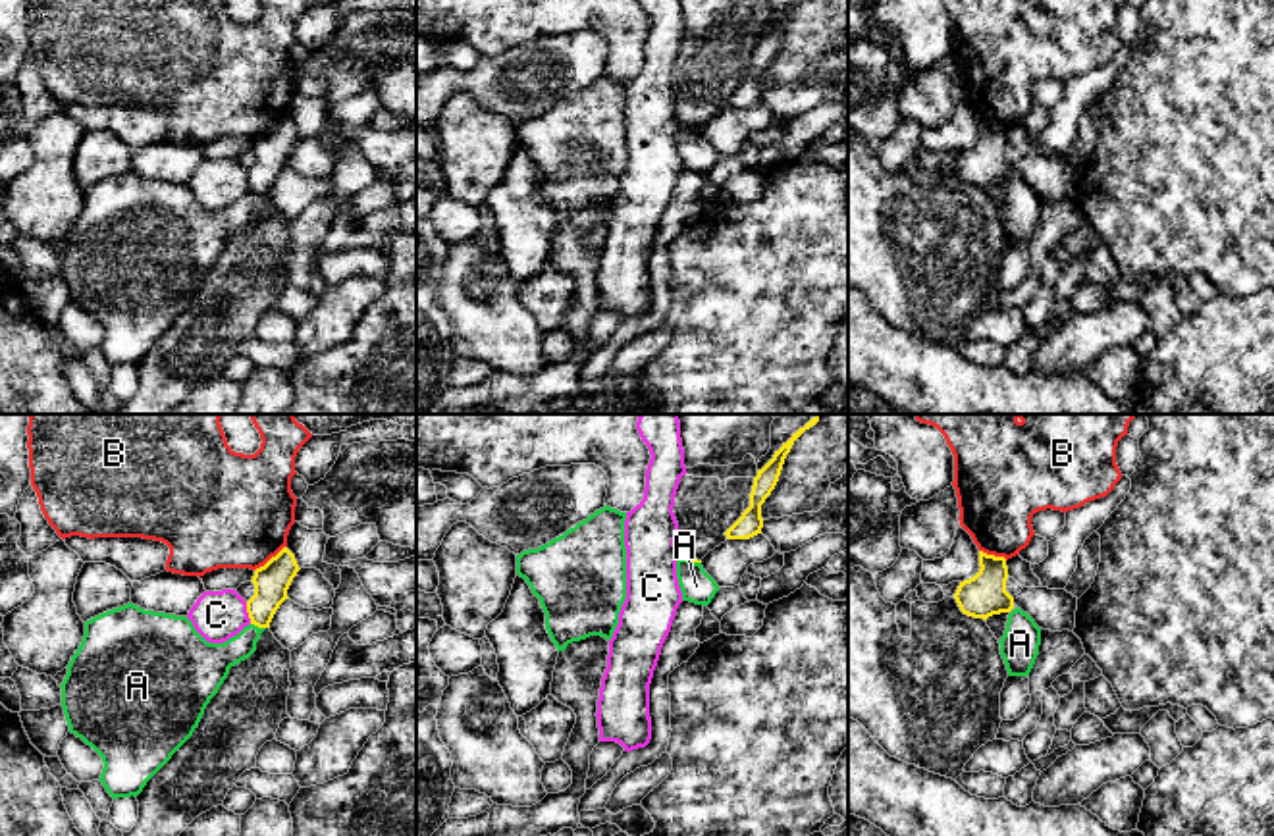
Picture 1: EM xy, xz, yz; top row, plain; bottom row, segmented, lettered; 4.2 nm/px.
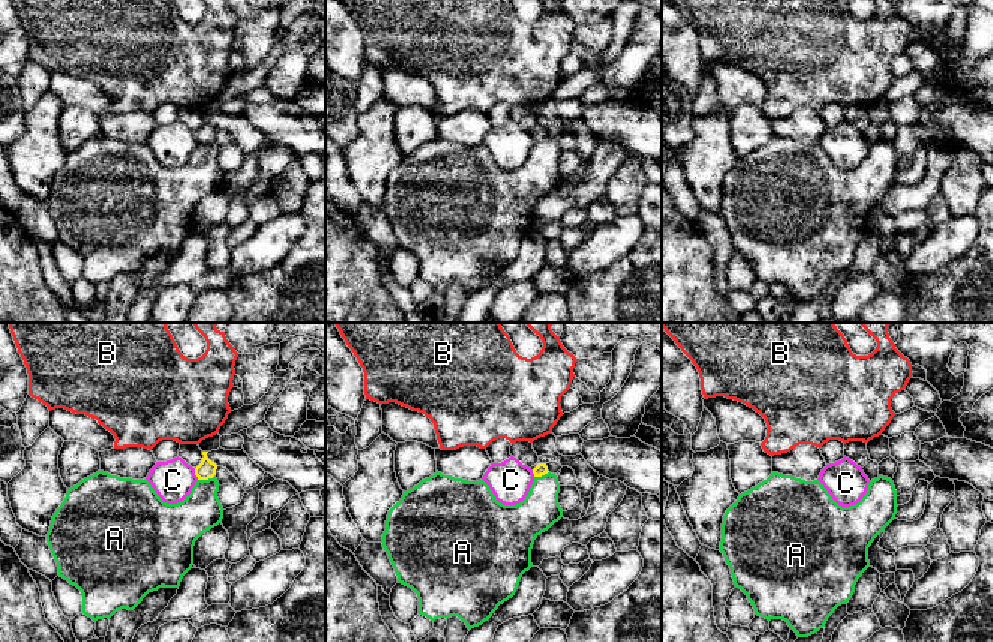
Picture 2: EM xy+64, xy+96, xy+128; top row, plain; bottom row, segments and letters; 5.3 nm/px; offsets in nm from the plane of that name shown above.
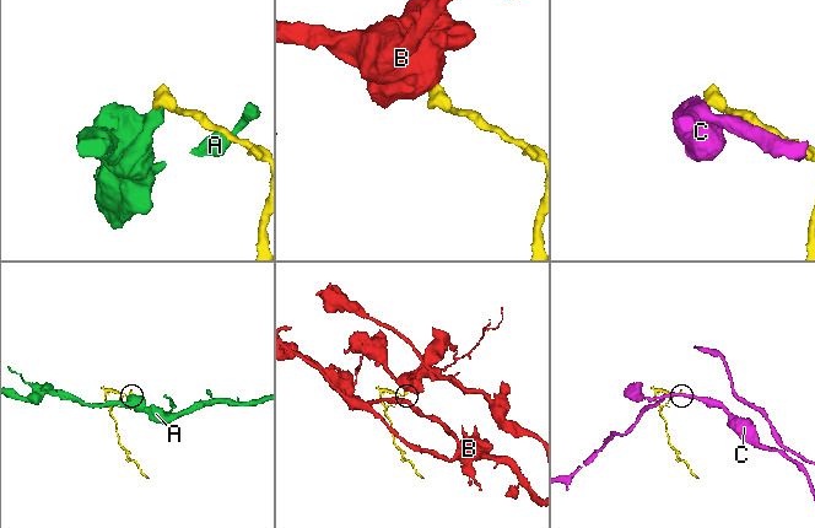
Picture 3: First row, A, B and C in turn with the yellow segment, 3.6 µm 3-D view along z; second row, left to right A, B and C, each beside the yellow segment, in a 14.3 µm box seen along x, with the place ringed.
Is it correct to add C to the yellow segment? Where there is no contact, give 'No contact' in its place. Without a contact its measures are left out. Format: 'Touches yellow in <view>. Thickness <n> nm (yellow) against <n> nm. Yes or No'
Touches yellow in xy. Thickness 150 nm (yellow) against 200 nm. No

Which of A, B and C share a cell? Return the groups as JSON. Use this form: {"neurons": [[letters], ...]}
{"neurons": [["A"], ["B"], ["C"]]}

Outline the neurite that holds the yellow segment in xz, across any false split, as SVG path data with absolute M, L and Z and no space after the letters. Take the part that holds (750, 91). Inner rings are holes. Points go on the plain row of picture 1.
M804 0L792 2L792 6L783 12L779 19L775 19L773 27L757 39L757 44L754 46L752 62L750 62L750 75L742 81L742 85L725 100L727 108L750 108L757 102L761 102L763 87L761 87L761 73L775 58L784 27L790 21L794 10Z

